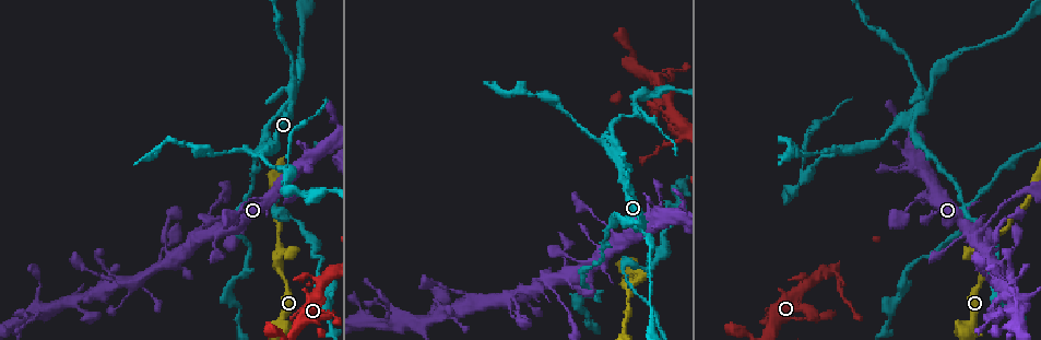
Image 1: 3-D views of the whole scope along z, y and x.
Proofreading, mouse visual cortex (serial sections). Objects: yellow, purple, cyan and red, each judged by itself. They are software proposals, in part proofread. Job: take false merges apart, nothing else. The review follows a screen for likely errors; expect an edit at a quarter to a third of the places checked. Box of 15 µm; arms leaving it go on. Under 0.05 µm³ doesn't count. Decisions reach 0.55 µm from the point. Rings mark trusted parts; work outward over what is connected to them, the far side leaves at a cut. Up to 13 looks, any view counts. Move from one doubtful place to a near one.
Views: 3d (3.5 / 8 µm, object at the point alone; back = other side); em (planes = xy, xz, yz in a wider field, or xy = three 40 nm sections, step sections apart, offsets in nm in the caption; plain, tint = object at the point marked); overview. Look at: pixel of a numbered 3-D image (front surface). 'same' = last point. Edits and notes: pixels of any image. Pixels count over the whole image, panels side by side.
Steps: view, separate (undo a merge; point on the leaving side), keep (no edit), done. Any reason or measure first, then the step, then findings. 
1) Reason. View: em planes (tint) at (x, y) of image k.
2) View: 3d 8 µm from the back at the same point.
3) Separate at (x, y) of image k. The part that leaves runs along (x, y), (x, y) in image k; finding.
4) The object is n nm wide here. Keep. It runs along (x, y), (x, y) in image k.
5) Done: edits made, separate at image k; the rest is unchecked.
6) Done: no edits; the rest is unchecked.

Abrupt turn. View: 3d 3.5 µm at (627, 271) of image 1.

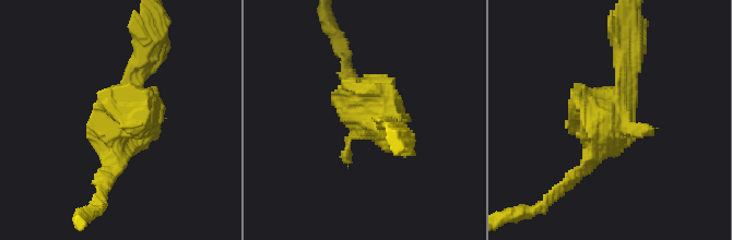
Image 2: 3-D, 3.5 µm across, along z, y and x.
Shape alone is not enough. View: em planes (tint) at (129, 106) of image 2.

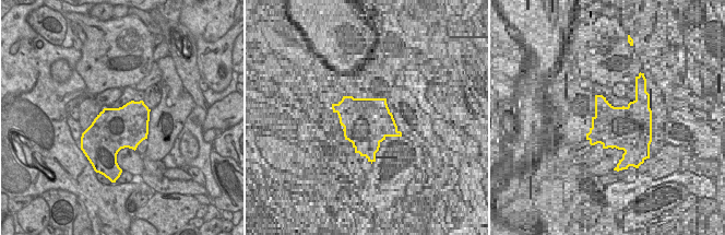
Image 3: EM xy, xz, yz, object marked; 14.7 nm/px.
Keep. It runs along (630, 58), (598, 152), (583, 162) in image 2; one cell here.

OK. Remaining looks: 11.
Branch point. View: 3d 3.5 µm at (980, 231) of image 1.

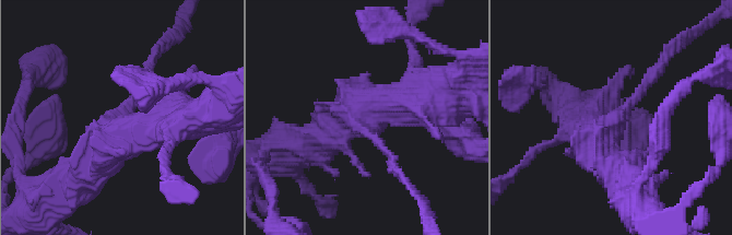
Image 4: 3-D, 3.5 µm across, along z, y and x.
3 arms meet here; the arms are 150, 500, 600 nm wide. View: em xy step 2 (tint) at (614, 129) of image 4.

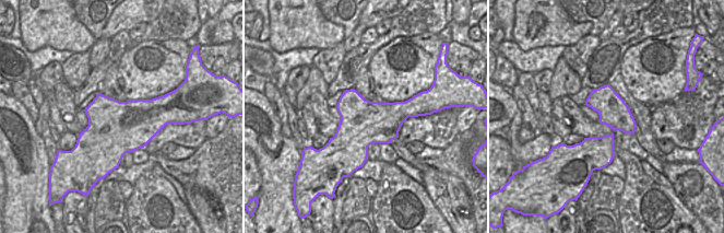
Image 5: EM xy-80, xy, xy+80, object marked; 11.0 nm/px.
Keep. It runs along (193, 117), (122, 137), (75, 180) in image 4; one cell here.

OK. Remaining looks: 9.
Two arms at a narrow angle. View: 3d 3.5 µm at (272, 148) of image 1.

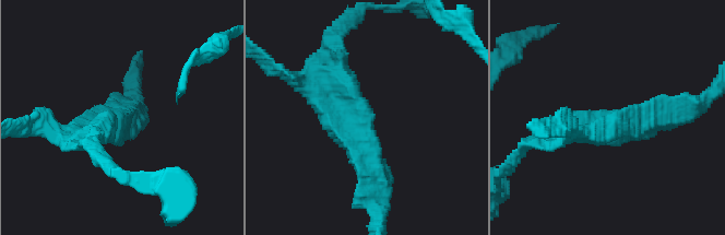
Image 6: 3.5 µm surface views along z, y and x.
Shape alone is not enough. View: em xy step 1 (tint) at (360, 137) of image 6.

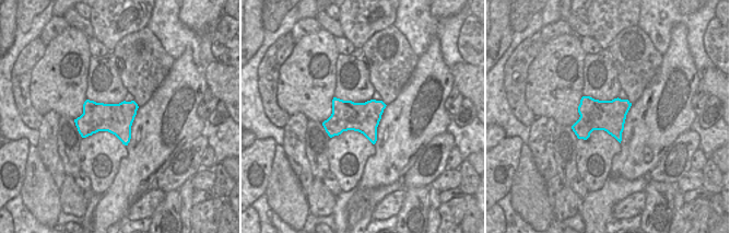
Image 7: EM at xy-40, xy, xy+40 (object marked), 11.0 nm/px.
The object is 340 nm wide here. Keep. It runs along (377, 204), (359, 115), (340, 72) in image 6; one cell here.

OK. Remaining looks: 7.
A narrow waist. View: 3d 3.5 µm at (803, 172) of image 1.

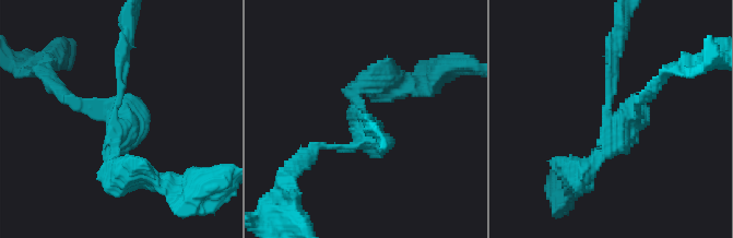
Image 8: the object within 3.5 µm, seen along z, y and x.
View: em xy step 2 (tint) at (119, 127) of image 8.

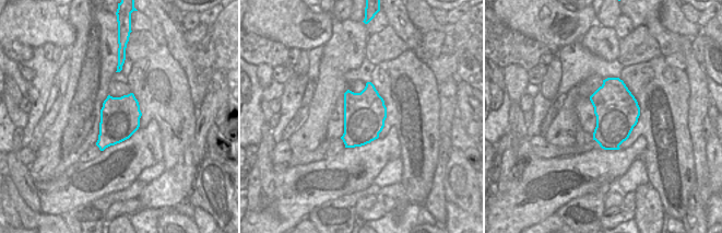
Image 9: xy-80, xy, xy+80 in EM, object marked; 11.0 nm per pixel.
The arms are 100, 150, 200 nm wide. Separate at (122, 73) of image 8. The part that leaves runs along (115, 108), (121, 94), (128, 27) in image 8; two cells meet here.

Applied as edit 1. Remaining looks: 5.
See it whole again. View: overview.

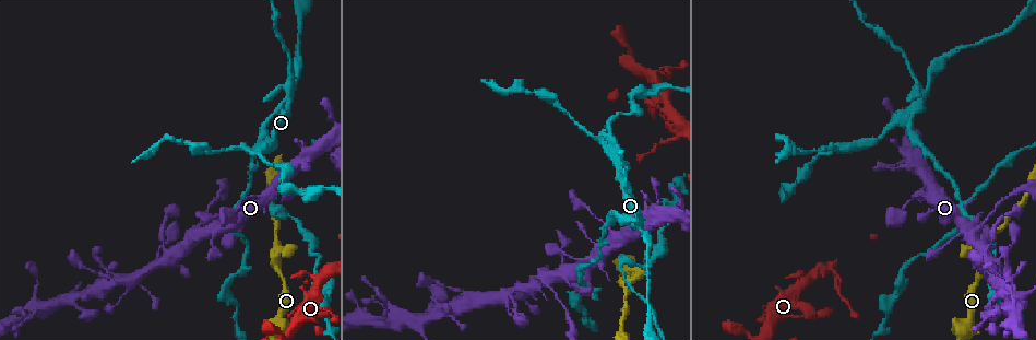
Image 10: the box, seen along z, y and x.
Sudden change in width. View: 3d 8 µm at (676, 138) of image 10.

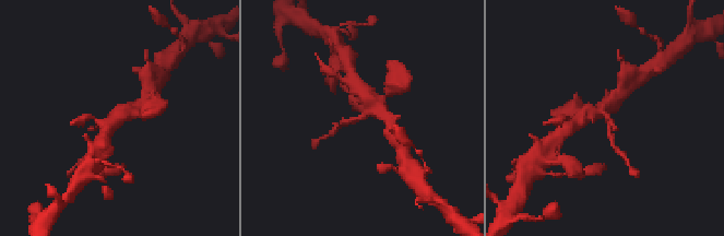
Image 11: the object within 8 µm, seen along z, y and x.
View: em planes (tint) at (608, 114) of image 11.

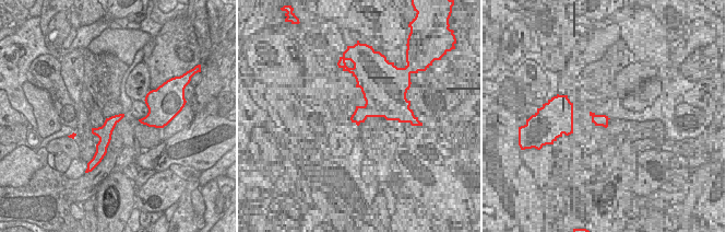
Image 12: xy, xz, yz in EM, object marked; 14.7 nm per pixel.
Separate at (344, 122) of image 11. The part that leaves runs along (607, 114), (610, 139), (616, 149) in image 11; a second cell is stuck on.

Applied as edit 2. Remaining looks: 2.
Done: edits made, separate at image 8, separate at image 11; the rest is unchecked.

